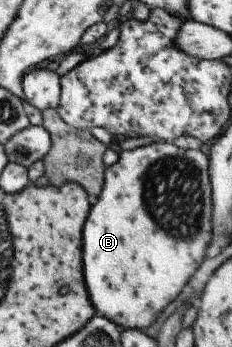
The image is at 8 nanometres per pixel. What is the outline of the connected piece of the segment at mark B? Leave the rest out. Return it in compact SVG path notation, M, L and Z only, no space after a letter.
M152 141L145 146L133 148L133 150L121 150L118 154L117 162L107 167L103 174L103 185L97 202L90 206L85 223L81 228L81 260L83 260L83 279L91 306L95 308L95 313L105 316L113 324L117 324L120 330L125 328L135 328L136 330L146 330L151 326L161 311L181 292L181 288L187 284L187 280L197 270L201 260L205 258L209 236L211 236L211 192L209 188L209 178L207 176L207 158L200 150L182 150L172 143L164 141Z

